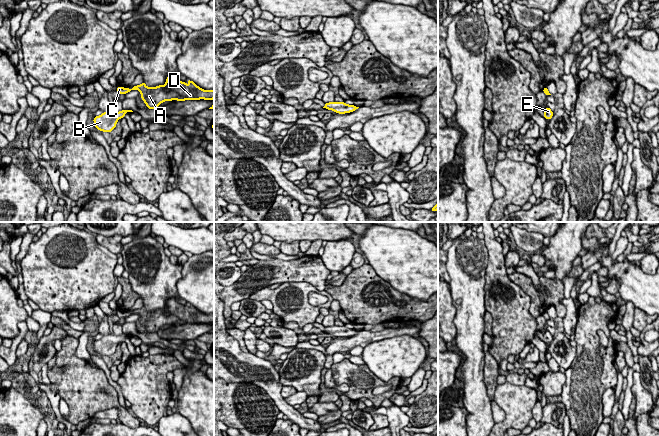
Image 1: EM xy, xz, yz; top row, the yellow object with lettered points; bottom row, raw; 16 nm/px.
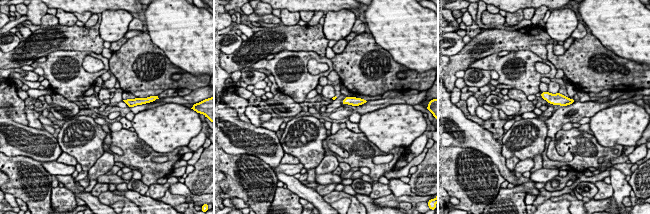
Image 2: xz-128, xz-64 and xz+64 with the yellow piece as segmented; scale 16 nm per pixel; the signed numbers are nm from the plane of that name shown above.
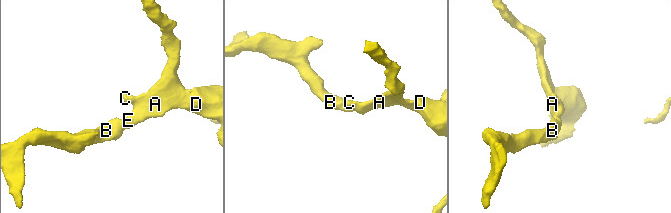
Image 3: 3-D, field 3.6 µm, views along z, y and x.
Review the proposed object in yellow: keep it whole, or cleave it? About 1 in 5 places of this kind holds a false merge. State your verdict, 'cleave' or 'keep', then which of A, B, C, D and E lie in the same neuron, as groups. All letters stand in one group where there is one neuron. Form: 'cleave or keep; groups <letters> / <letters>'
keep; groups A B C D E

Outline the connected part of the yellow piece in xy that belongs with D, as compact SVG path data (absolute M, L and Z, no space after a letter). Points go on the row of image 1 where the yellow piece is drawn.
M169 74L164 85L156 87L147 87L145 82L136 85L131 89L117 86L119 94L127 94L130 91L138 90L141 99L144 101L148 109L156 109L165 101L185 101L185 100L213 100L214 90L204 90L188 79L186 82L180 81L176 75Z

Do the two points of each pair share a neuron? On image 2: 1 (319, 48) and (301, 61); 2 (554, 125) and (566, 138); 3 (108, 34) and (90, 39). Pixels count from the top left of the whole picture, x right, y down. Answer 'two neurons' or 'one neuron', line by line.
1: two neurons
2: two neurons
3: two neurons

